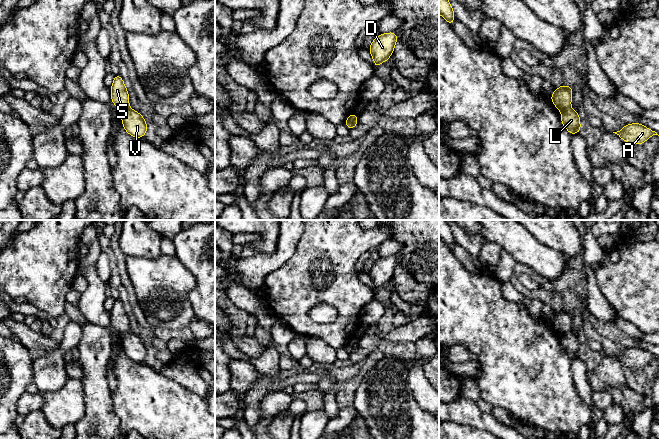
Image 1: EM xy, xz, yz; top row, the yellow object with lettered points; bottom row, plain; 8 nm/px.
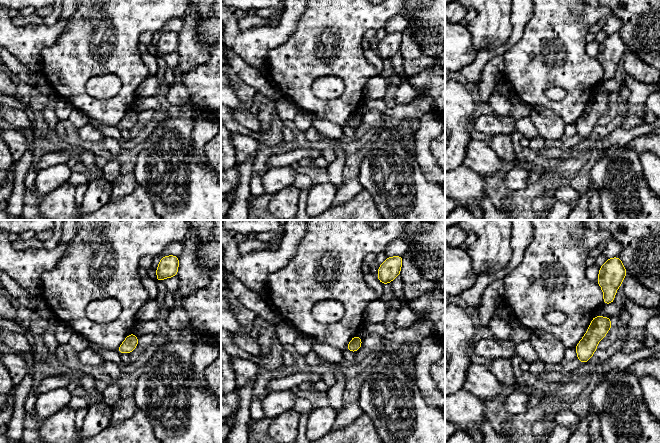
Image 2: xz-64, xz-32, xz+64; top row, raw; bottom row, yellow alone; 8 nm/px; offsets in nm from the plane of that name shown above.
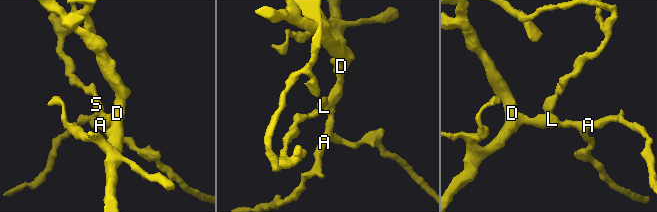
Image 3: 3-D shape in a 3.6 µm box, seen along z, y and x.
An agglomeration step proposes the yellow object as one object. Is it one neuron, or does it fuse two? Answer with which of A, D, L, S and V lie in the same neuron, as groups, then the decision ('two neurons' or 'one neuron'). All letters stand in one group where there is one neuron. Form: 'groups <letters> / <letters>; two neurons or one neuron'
groups A D L V / S; two neurons

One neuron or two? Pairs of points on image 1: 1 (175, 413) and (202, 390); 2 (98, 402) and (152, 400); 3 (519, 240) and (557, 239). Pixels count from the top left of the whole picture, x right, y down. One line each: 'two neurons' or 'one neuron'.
1: two neurons
2: two neurons
3: two neurons

